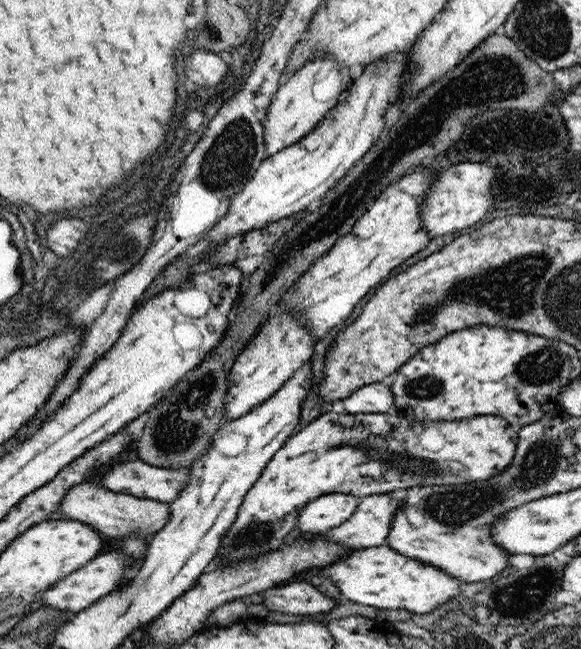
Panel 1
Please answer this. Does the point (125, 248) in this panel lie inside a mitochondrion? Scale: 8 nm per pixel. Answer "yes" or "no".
yes

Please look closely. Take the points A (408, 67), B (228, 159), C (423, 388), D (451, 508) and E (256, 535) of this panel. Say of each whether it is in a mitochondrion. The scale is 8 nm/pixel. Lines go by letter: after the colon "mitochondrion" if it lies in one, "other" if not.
A: other
B: mitochondrion
C: mitochondrion
D: mitochondrion
E: mitochondrion

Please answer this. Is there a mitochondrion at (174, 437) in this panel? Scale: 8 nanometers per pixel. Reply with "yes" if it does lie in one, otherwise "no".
yes

